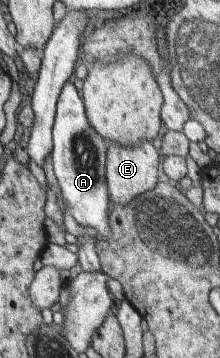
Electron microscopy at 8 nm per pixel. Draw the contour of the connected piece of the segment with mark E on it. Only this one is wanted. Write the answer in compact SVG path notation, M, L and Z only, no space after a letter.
M142 142L137 146L121 146L110 144L107 146L105 159L105 178L109 193L110 205L126 205L141 196L149 189L154 189L158 181L158 155L160 151L154 148L152 142Z

